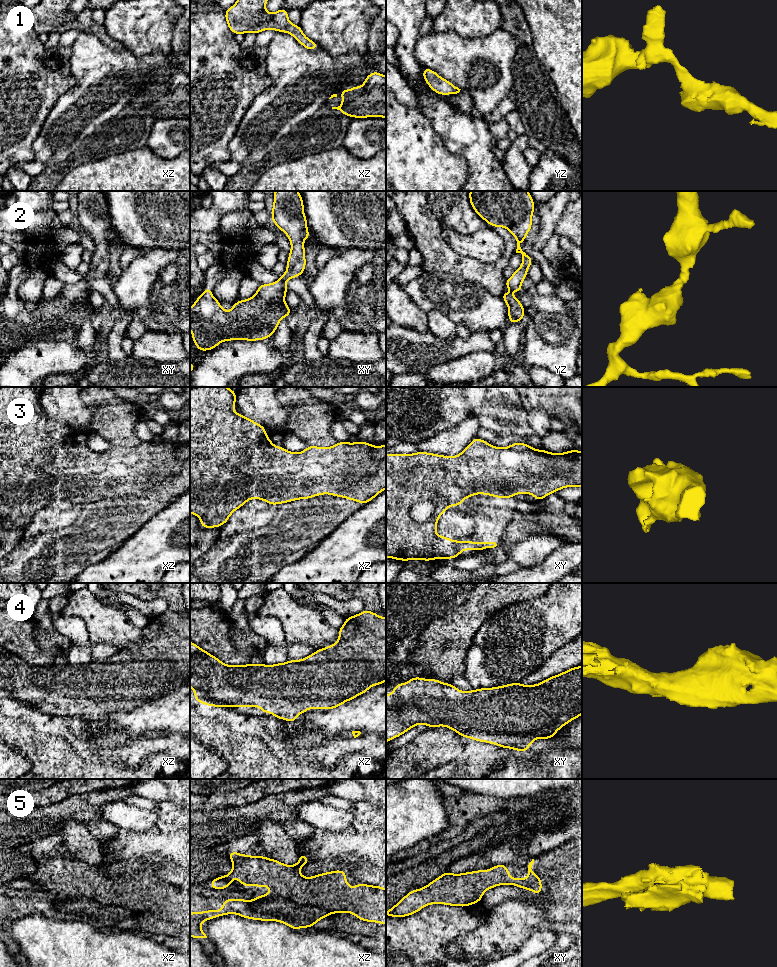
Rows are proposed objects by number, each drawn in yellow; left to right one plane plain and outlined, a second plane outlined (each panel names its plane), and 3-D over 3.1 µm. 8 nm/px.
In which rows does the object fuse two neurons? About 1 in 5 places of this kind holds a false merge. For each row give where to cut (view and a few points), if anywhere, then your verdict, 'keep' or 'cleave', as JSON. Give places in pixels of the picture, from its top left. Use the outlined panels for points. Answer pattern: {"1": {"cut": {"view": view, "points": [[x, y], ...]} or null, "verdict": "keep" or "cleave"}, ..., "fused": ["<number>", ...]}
{"1": {"cut": null, "verdict": "keep"}, "2": {"cut": null, "verdict": "keep"}, "3": {"cut": null, "verdict": "keep"}, "4": {"cut": null, "verdict": "keep"}, "5": {"cut": null, "verdict": "keep"}, "fused": []}

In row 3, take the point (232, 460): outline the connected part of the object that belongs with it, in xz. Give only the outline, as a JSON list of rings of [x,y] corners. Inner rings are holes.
[[[192,387],[190,389],[190,513],[200,518],[202,528],[221,527],[229,520],[231,514],[240,509],[250,499],[264,500],[269,505],[279,505],[300,499],[310,499],[323,494],[333,495],[353,500],[358,503],[367,504],[380,492],[386,489],[386,444],[382,446],[372,446],[369,442],[337,442],[334,446],[327,448],[308,445],[299,453],[286,450],[283,446],[275,446],[263,425],[233,411],[236,405],[237,392],[227,387]]]

